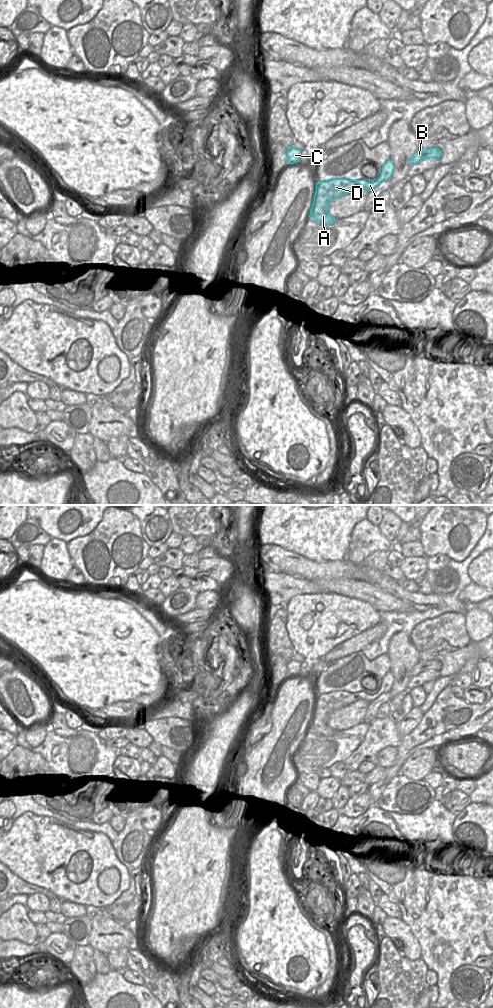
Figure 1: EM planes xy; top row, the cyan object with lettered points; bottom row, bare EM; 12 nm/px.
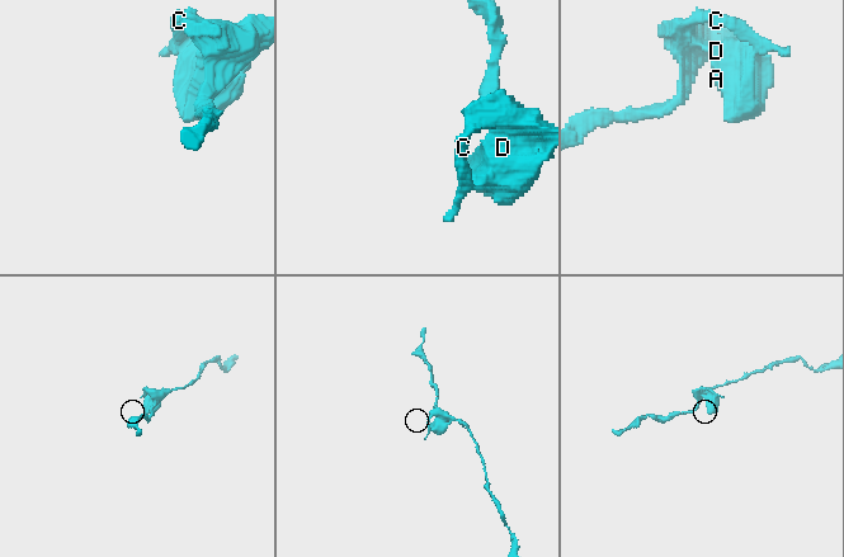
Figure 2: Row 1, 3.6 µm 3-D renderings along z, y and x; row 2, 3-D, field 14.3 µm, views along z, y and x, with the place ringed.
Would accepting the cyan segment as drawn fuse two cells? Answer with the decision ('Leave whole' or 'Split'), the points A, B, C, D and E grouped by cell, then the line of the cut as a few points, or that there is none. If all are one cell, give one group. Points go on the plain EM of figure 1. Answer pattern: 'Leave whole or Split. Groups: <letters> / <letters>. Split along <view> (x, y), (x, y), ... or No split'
Leave whole. Groups: A B C D E. No split.

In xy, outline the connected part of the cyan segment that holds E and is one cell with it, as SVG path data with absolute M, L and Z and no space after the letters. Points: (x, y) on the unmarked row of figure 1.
M389 671L383 677L381 687L376 694L370 695L365 692L333 691L316 695L313 718L309 729L313 730L317 735L333 736L336 731L327 725L327 721L334 711L355 703L360 699L371 703L382 694L390 692L393 681L394 677Z

